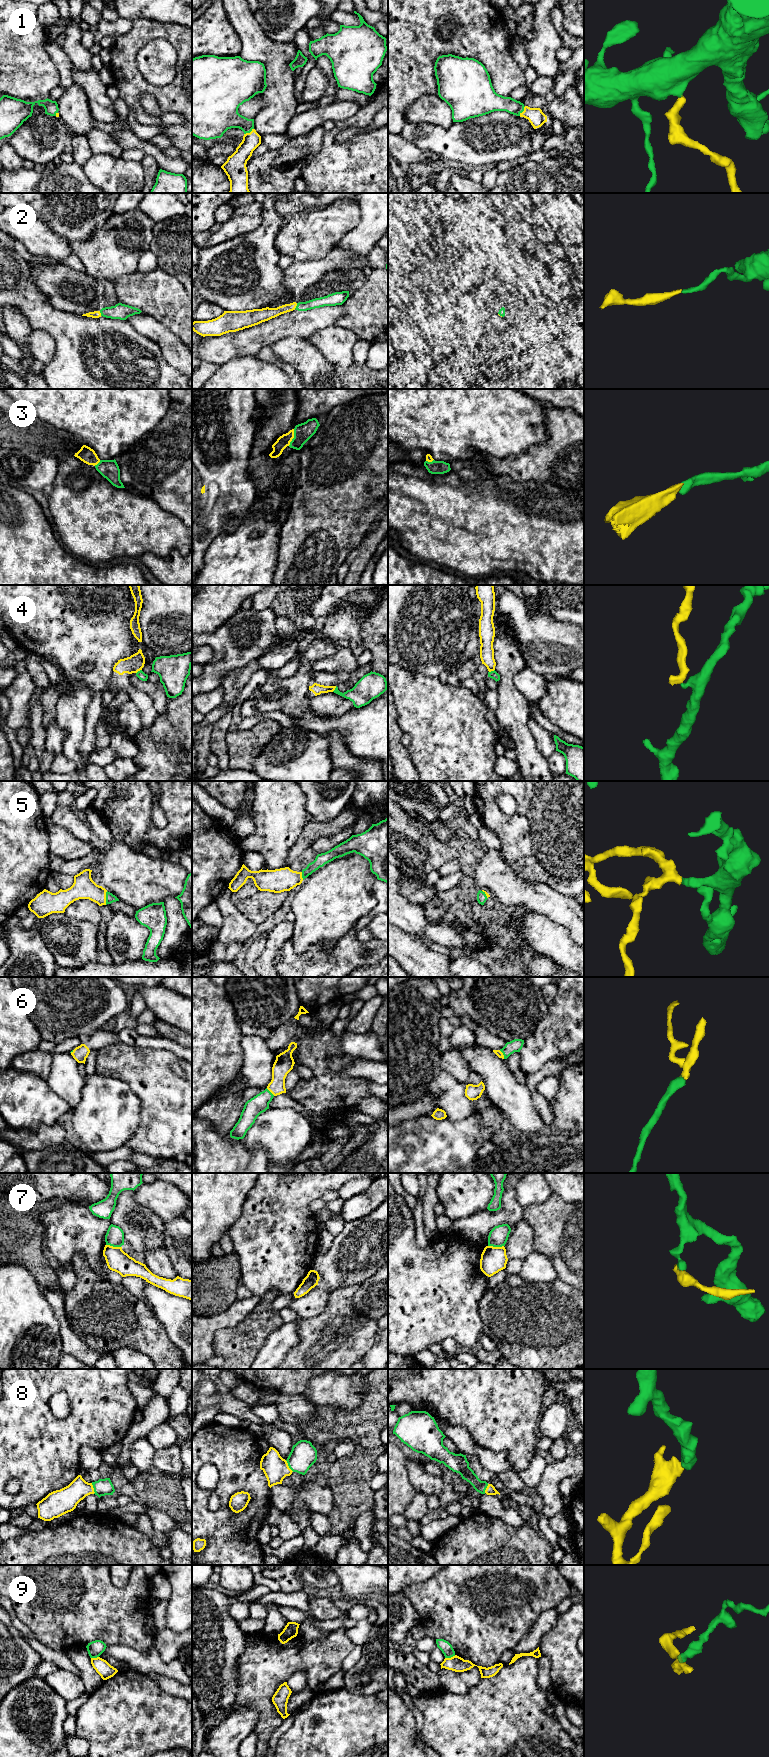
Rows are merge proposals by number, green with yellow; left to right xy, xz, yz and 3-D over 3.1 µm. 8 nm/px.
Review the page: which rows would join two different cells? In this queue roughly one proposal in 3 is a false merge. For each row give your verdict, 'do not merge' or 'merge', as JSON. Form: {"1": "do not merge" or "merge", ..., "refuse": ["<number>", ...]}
{"1": "merge", "2": "merge", "3": "merge", "4": "do not merge", "5": "merge", "6": "merge", "7": "do not merge", "8": "merge", "9": "do not merge", "refuse": ["4", "7", "9"]}

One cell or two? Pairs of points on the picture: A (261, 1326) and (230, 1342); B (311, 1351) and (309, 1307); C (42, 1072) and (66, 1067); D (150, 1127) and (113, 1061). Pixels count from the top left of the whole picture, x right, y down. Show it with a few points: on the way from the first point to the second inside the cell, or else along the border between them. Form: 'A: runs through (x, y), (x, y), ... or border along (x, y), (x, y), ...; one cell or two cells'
A: runs through (253, 1331), (242, 1342), (238, 1342); one cell
B: border along (327, 1302), (319, 1314), (299, 1319); two cells
C: border along (52, 1055), (51, 1070), (46, 1079); two cells
D: runs through (150, 1110), (150, 1095), (130, 1075); one cell

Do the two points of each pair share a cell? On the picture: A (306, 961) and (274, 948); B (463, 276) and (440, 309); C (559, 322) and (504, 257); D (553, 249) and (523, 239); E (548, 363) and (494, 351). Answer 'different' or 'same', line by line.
A: different
B: different
C: same
D: different
E: same

